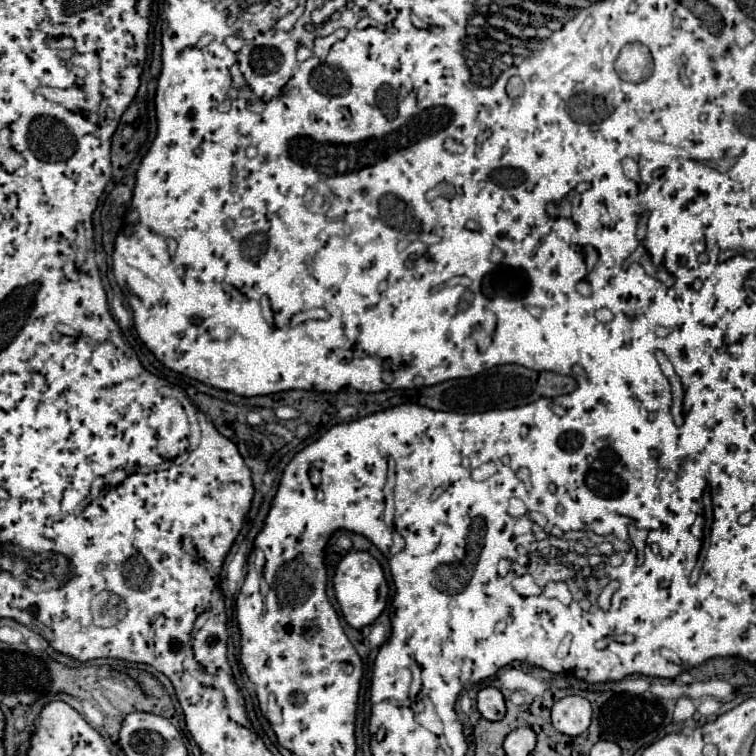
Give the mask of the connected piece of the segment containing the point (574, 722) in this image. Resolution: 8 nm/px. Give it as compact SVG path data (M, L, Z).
M579 695L563 697L553 705L551 719L557 731L565 735L581 735L591 723L591 703Z

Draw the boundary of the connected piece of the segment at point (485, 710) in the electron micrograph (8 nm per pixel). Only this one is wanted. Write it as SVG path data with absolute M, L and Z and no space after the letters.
M485 687L479 691L477 695L477 707L481 711L481 715L489 721L499 721L505 717L507 707L505 707L505 699L503 693L495 687Z

